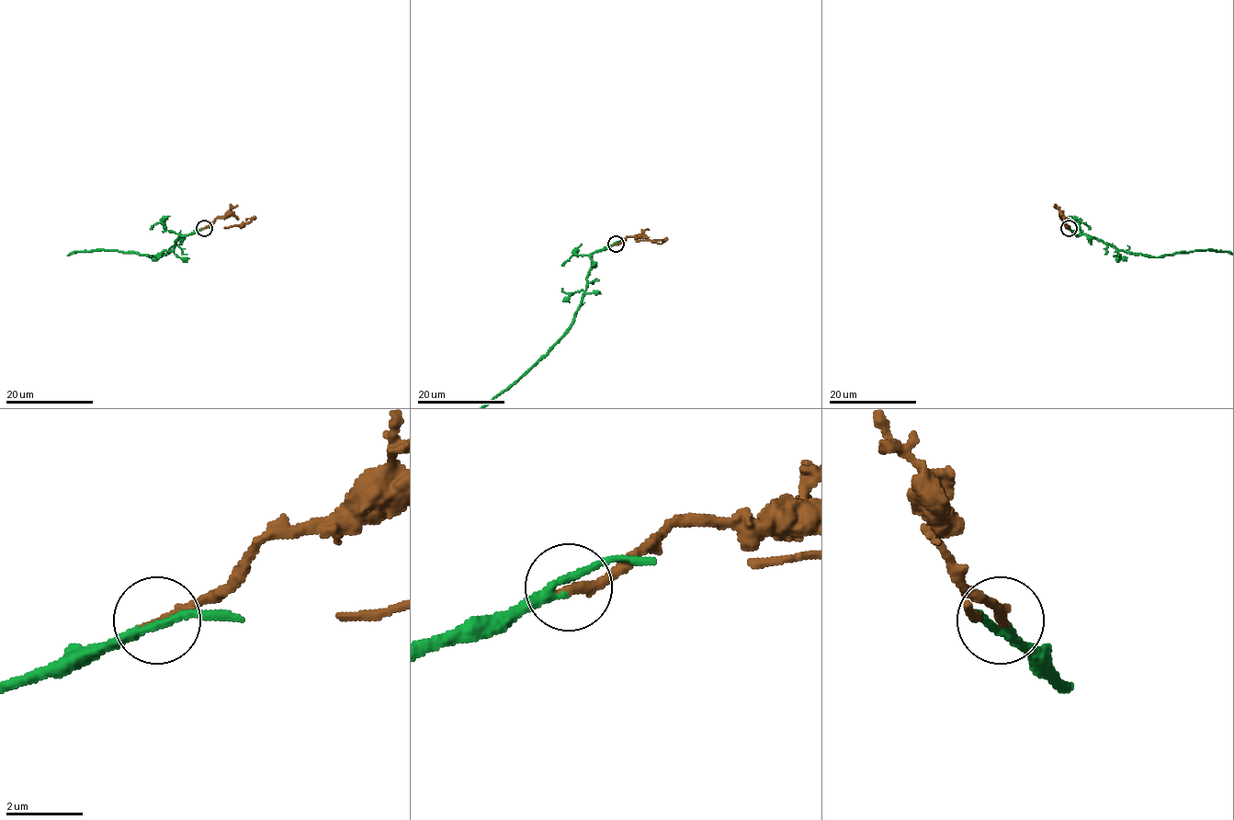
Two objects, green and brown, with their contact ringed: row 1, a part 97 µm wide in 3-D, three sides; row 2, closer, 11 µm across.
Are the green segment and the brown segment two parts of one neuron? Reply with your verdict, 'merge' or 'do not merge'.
merge

